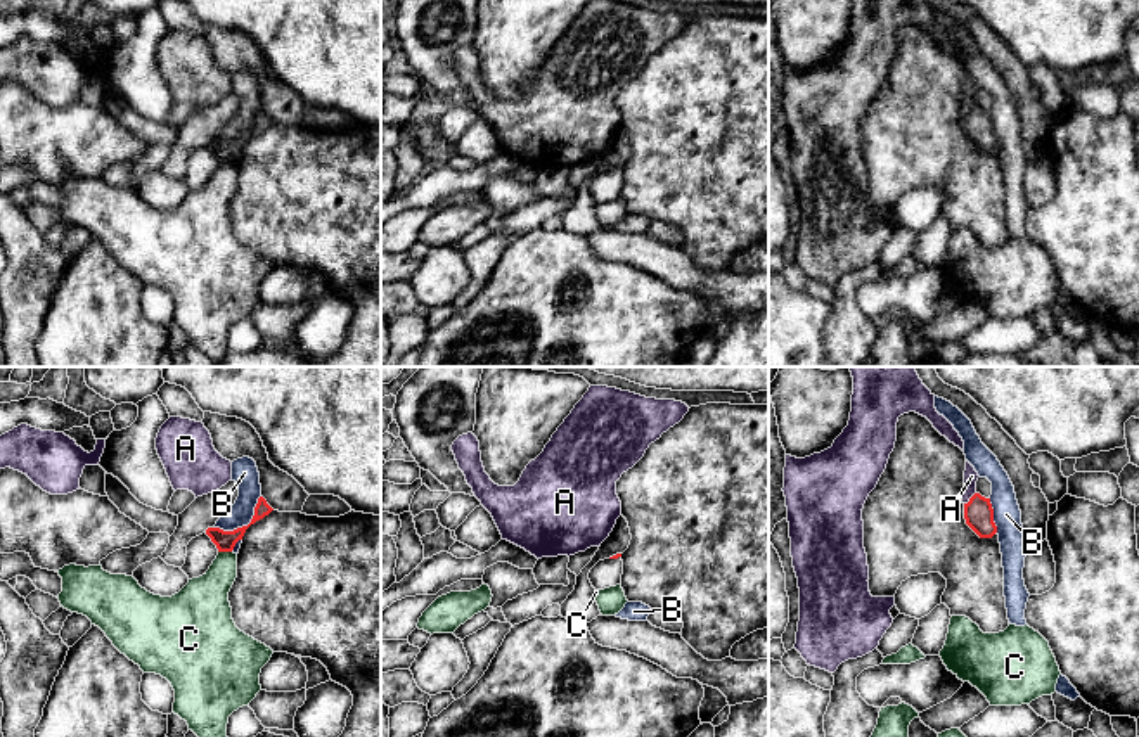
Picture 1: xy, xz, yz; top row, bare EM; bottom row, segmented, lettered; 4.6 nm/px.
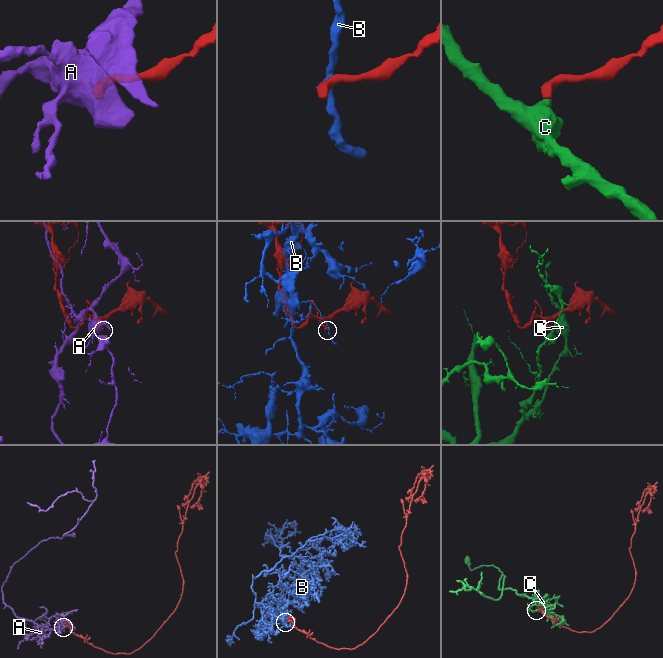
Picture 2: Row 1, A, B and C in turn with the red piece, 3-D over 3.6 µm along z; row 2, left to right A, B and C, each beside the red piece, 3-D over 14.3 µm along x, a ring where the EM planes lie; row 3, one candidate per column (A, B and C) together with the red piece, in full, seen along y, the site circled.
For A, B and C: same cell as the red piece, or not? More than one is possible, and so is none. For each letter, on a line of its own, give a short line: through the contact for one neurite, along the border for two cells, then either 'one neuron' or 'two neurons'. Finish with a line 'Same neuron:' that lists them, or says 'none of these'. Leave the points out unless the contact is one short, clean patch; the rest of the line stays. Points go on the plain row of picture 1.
A: two neurons
B: two neurons
C: line xy (218, 163), (231, 165); two neurons
Same neuron: none of these

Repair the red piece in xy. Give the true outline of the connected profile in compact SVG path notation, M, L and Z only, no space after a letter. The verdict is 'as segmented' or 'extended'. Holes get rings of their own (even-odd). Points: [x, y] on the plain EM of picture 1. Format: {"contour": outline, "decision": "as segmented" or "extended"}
{"contour": "M263 109L258 111L258 116L254 119L254 128L248 138L237 140L234 144L223 144L220 140L208 140L206 147L211 151L211 154L216 157L218 164L232 164L235 156L242 152L246 142L254 137L256 133L268 128L273 121L267 116Z", "decision": "as segmented"}

